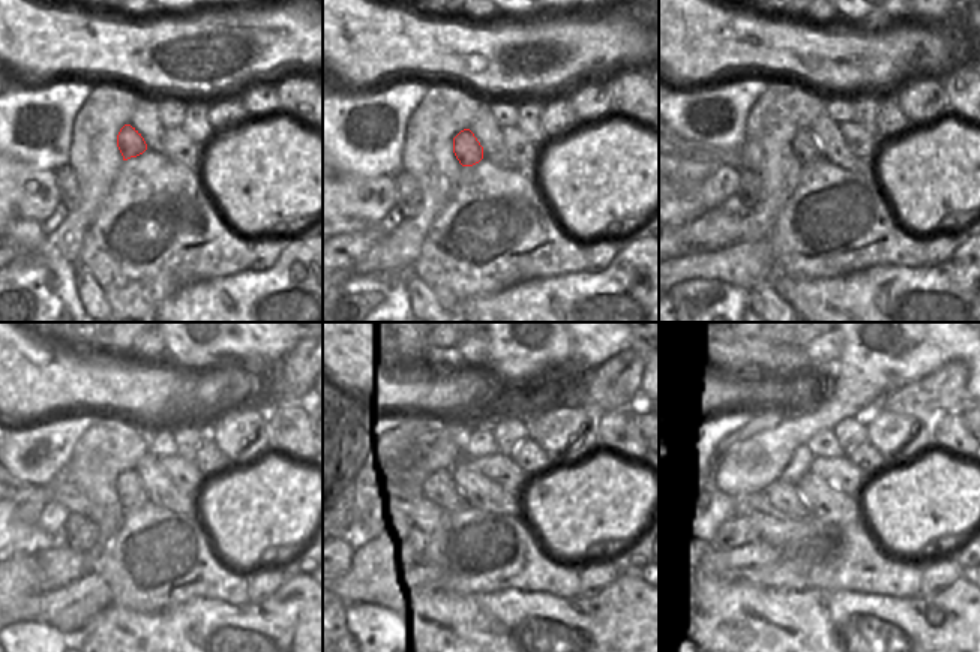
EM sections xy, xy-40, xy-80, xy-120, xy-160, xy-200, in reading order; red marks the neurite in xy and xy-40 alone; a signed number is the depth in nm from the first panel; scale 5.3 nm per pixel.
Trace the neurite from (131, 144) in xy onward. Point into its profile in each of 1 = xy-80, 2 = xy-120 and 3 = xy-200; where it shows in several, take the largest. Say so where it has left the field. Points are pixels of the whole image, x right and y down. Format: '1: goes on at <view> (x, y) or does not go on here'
1: goes on at xy-80 (806, 149)
2: goes on at xy-120 (132, 495)
3: goes on at xy-200 (787, 498)

